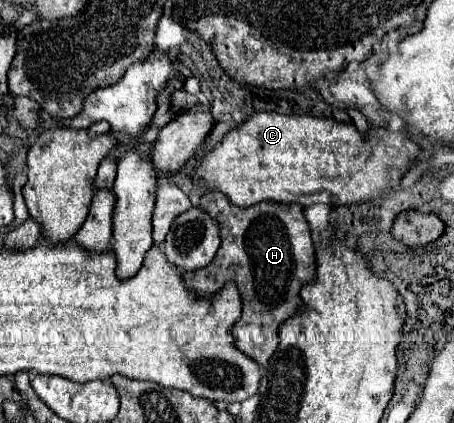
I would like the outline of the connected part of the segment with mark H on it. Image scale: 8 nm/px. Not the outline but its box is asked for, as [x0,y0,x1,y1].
[184,193,314,365]

